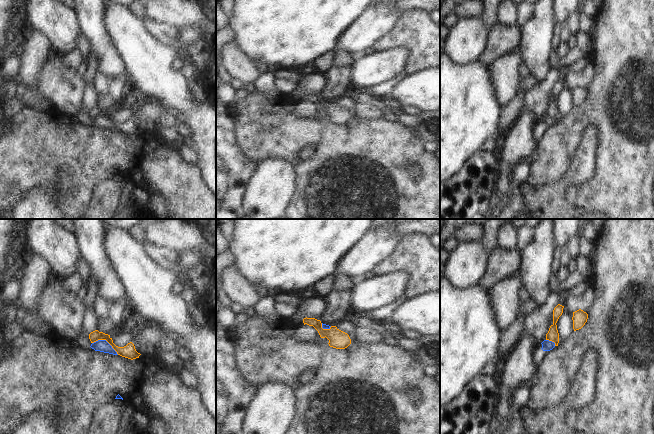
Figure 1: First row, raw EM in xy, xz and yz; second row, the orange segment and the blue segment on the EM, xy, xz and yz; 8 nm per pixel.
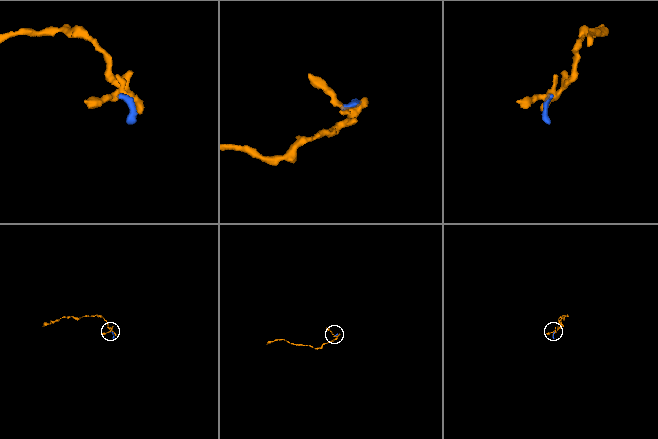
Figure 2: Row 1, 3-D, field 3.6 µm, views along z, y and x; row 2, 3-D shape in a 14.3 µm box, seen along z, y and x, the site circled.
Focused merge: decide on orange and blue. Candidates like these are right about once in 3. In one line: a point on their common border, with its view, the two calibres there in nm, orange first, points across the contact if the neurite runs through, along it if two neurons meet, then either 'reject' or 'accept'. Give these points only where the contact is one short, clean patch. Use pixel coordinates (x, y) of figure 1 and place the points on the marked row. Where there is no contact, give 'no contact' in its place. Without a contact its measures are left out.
xy (106, 340) | 110/100 nm | along xy (92, 342), (105, 340), (118, 354) | reject

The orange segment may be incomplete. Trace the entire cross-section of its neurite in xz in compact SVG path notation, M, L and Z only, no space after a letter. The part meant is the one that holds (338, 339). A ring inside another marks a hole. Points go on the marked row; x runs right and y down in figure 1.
M304 318L304 325L313 326L319 333L321 338L327 338L329 340L329 346L336 349L345 349L351 344L349 335L336 326L331 326L329 329L323 329L320 320L315 318Z

